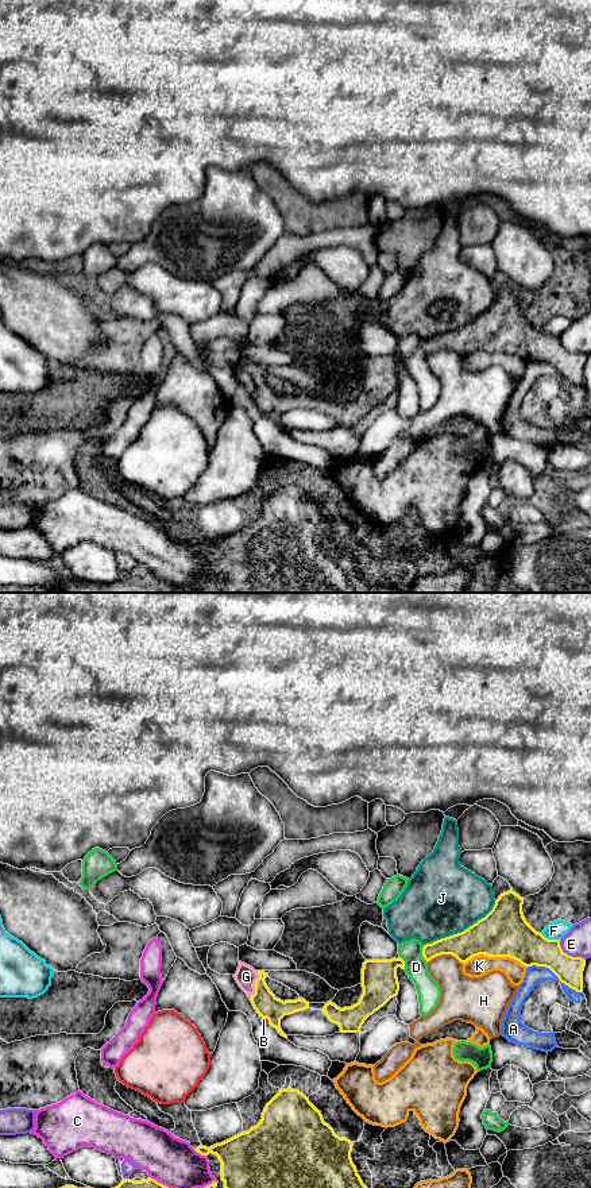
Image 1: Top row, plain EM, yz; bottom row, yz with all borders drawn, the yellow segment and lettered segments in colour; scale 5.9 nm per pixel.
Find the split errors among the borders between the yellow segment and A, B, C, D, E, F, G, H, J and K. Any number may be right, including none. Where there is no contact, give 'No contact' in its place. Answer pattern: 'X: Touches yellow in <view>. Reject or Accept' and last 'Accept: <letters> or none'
A: Touches yellow in yz. Reject
B: Touches yellow in yz. Reject
C: Touches yellow in yz. Reject
D: Touches yellow in yz. Reject
E: Touches yellow in yz. Reject
F: Touches yellow in yz. Reject
G: Touches yellow in yz. Accept
H: Touches yellow in yz. Reject
J: Touches yellow in yz. Reject
K: Touches yellow in yz. Reject
Accept: G

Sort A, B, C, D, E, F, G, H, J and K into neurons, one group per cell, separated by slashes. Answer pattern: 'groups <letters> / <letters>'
groups A / B / C / D / E / F / G / H / J / K

